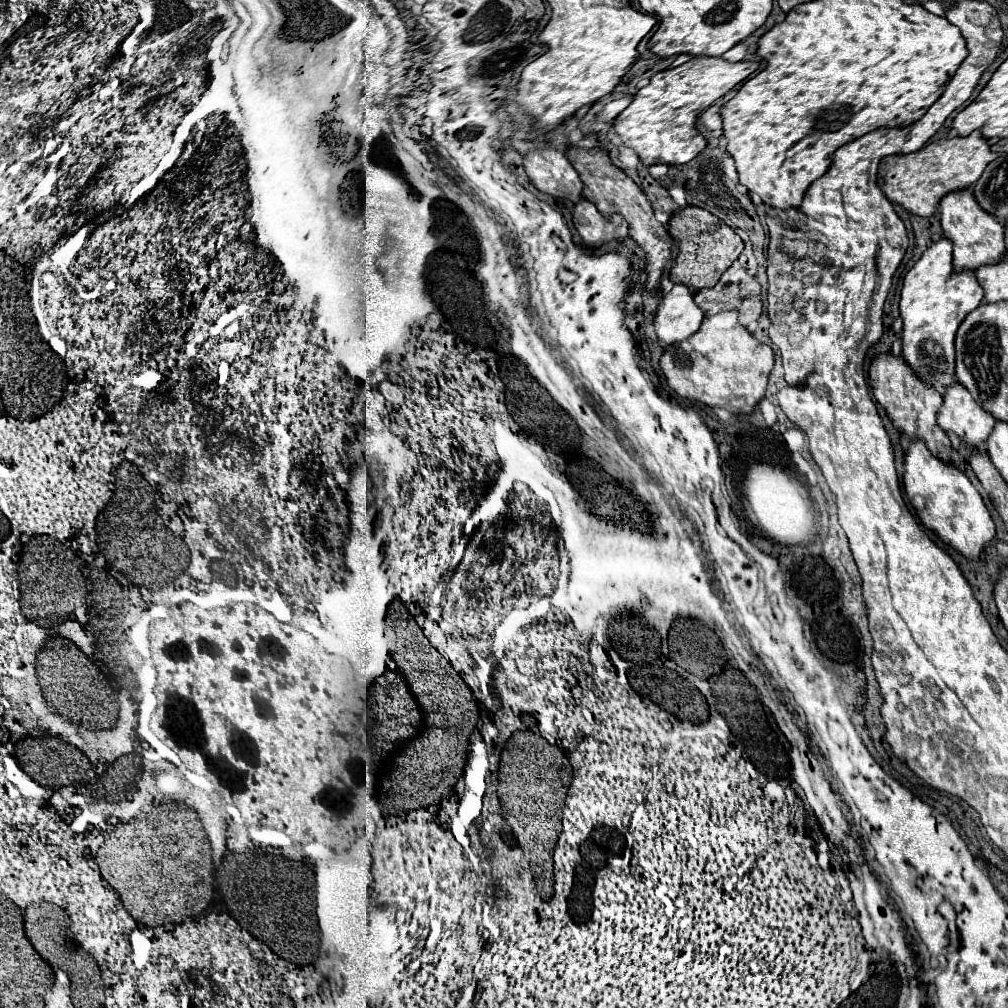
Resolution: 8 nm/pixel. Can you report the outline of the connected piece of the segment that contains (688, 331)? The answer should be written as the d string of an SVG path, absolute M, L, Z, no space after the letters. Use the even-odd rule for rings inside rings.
M673 284L671 292L663 294L653 326L663 344L673 344L689 338L703 322L701 308L693 302L693 294L685 284Z

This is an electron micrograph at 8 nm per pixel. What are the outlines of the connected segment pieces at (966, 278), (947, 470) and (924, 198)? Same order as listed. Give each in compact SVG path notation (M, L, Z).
M941 238L927 248L903 280L899 302L903 320L903 358L915 376L939 394L945 394L945 388L955 382L955 332L981 300L983 290L979 282L975 282L975 274L971 274L971 270L967 270L967 274L955 274L947 238Z
M913 440L905 456L903 488L925 528L933 530L939 536L939 540L955 548L965 558L981 558L987 544L995 538L995 524L977 488L963 472L959 472L953 464L937 460L923 442Z
M975 130L967 138L931 142L923 146L919 152L905 156L889 156L883 160L883 192L891 202L901 204L905 210L917 216L933 216L945 194L971 188L983 174L985 166L995 158L997 154L991 152L987 140L983 138L983 134L979 134L979 130Z

